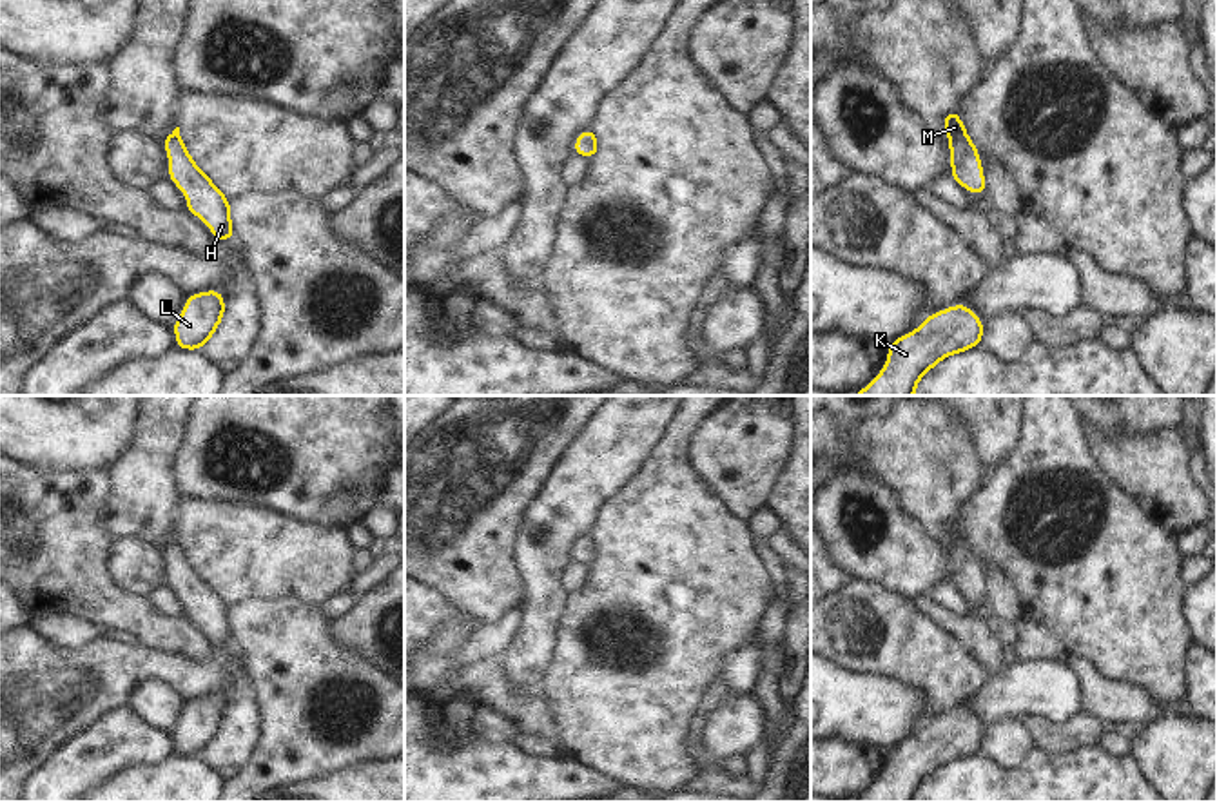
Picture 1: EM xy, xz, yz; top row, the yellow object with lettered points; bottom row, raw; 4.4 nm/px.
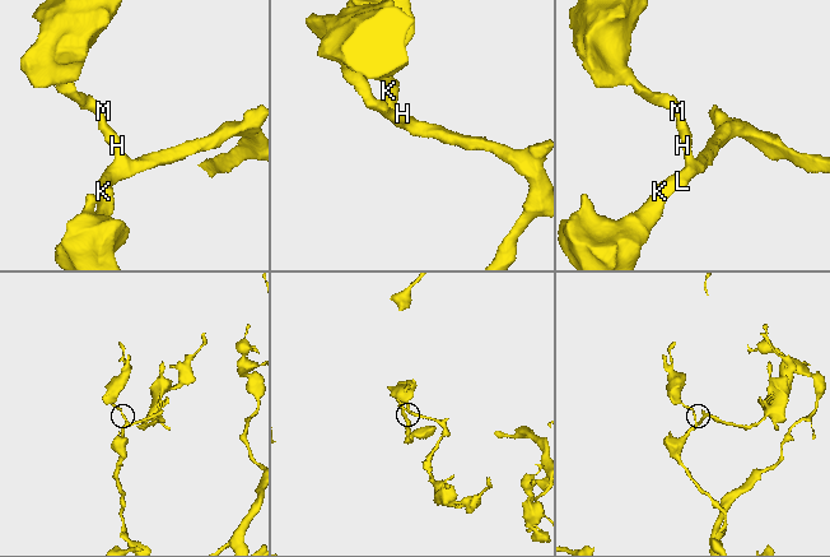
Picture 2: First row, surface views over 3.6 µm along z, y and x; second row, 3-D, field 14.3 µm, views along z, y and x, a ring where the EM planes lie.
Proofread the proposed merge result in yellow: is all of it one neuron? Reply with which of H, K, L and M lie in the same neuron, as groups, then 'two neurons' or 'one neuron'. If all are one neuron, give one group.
groups H K L M; one neuron

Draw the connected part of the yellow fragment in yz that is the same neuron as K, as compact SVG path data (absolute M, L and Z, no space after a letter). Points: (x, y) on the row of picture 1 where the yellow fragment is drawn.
M958 303L932 312L918 328L889 345L881 372L854 396L914 396L920 379L941 359L974 348L983 339L983 321Z

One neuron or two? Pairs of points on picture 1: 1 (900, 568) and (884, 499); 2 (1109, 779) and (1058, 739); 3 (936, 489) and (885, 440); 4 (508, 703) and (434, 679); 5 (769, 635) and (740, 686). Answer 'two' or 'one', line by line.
1: one
2: two
3: one
4: one
5: two

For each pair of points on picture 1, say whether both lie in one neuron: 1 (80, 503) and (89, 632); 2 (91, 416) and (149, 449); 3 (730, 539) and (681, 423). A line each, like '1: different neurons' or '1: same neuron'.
1: different neurons
2: different neurons
3: same neuron

